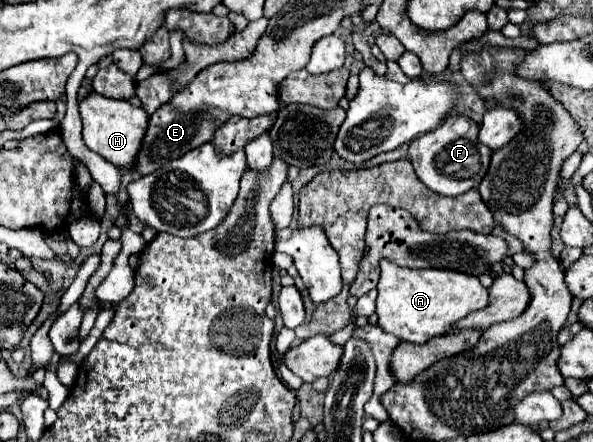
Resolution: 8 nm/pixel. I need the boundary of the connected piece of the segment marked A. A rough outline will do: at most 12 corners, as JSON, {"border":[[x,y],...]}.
{"border":[[388,260],[378,324],[424,344],[488,306],[476,276]]}

